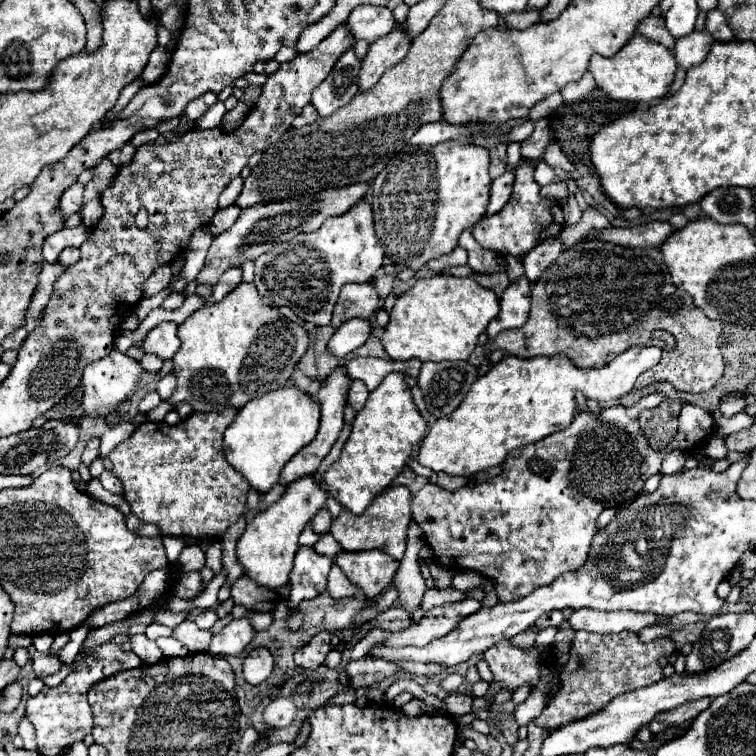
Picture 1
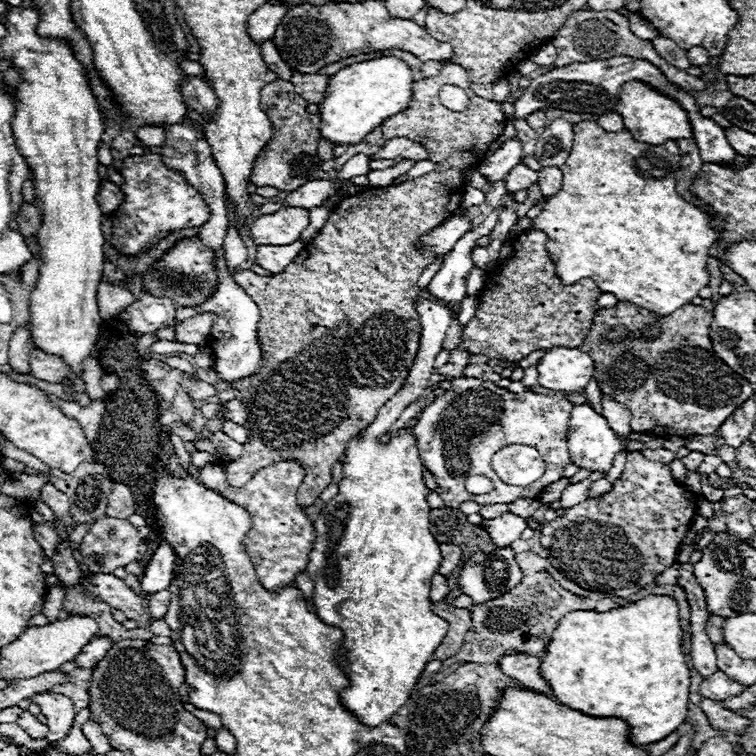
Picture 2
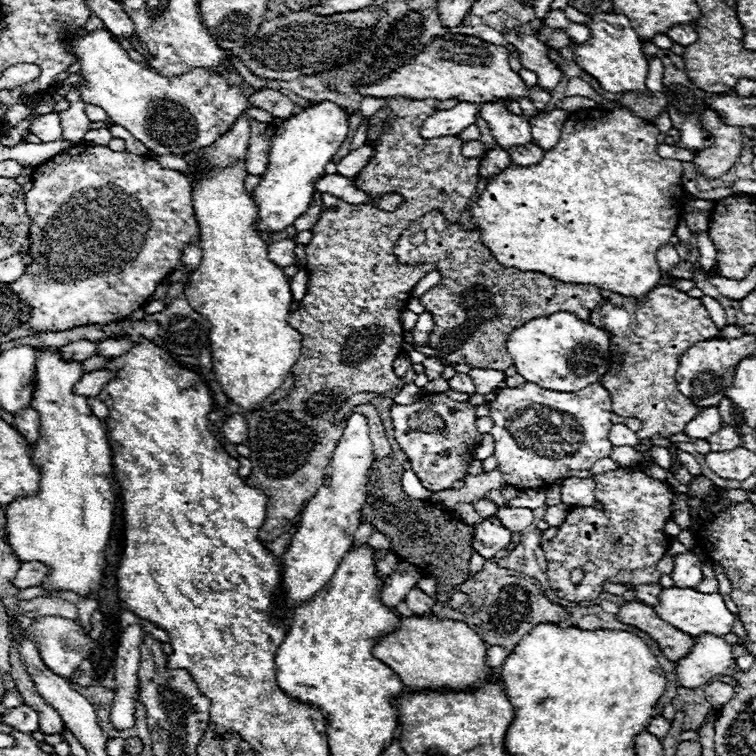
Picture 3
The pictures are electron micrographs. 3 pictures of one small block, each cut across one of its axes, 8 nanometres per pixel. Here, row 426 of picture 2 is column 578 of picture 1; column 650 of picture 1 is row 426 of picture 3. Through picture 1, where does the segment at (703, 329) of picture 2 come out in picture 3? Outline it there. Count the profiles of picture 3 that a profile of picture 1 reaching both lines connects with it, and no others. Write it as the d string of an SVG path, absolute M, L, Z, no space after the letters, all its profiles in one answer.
M656 286L640 298L612 294L592 310L590 322L610 332L610 370L600 378L600 384L612 396L614 414L642 420L642 430L636 432L640 440L652 438L654 434L668 438L682 432L684 426L696 416L698 408L678 392L674 372L682 354L692 344L720 334L700 300L690 298L686 292L672 286Z

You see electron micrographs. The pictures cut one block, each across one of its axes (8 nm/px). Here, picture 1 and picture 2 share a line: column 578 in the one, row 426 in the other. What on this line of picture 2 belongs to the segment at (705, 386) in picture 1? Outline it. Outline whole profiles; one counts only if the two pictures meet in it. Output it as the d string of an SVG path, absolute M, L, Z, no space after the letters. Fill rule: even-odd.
M456 64L444 66L434 78L414 82L412 88L408 108L388 118L380 128L384 140L404 136L422 144L428 152L438 152L438 170L406 184L368 188L356 196L344 198L330 212L320 234L304 246L284 272L258 276L252 270L240 270L234 274L236 282L260 308L260 344L264 344L268 364L264 364L256 376L232 382L232 388L242 394L240 400L250 410L250 428L244 452L226 468L226 478L232 486L244 486L260 468L274 462L298 460L306 470L306 476L296 498L304 508L314 504L314 500L320 498L320 492L332 482L332 466L340 456L344 456L348 442L374 422L378 408L402 388L410 372L422 332L420 314L416 310L416 298L420 294L416 282L432 262L428 254L416 252L414 242L460 208L466 190L464 172L480 166L490 144L504 132L506 124L502 104L476 96L470 90L468 74ZM444 84L466 90L470 106L464 112L454 112L442 106L438 92Z

